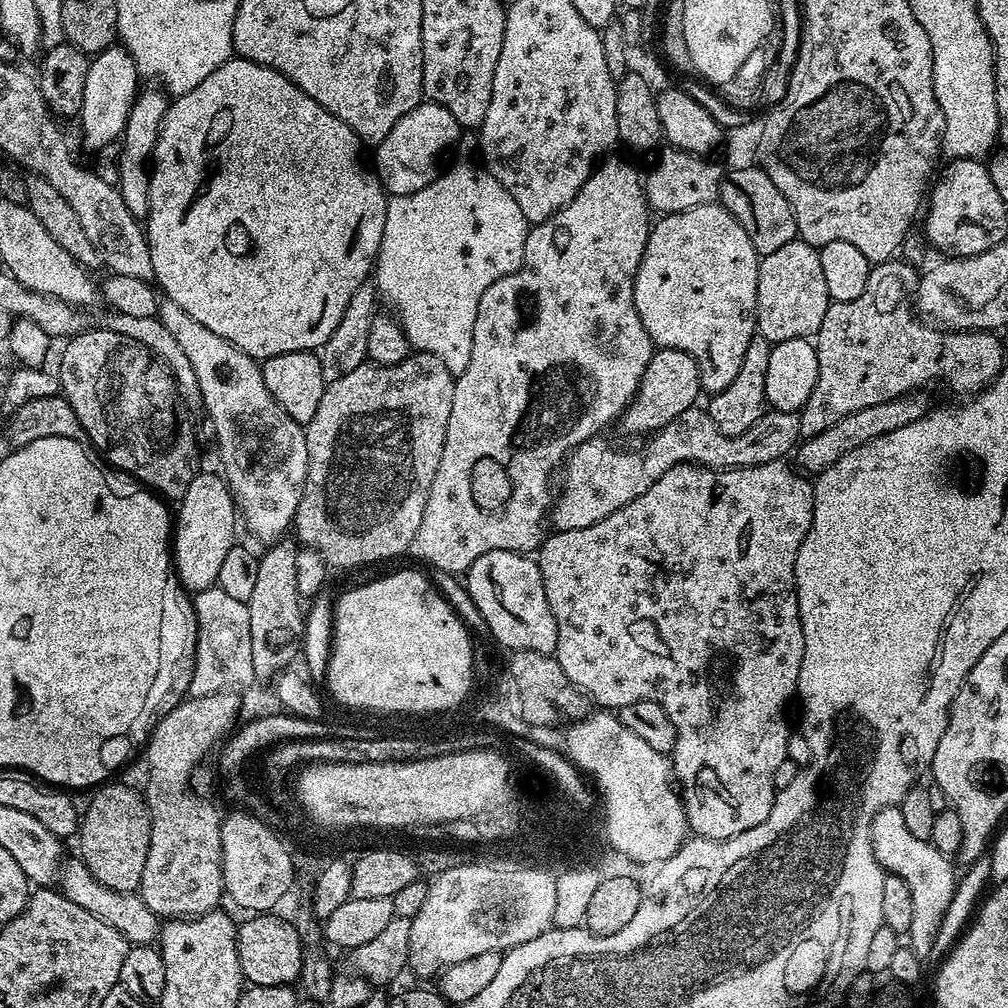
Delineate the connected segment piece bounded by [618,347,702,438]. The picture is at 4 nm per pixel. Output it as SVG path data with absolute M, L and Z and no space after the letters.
M657 347L650 358L650 366L646 366L646 374L640 379L635 400L620 416L618 428L628 436L647 437L674 422L682 410L693 407L699 401L696 400L699 396L702 396L702 389L694 358L682 350Z

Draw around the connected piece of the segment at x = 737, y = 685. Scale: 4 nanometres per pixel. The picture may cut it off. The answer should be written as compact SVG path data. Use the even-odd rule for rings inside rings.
M784 460L766 462L749 468L706 468L703 464L676 464L646 494L626 502L622 510L606 514L602 522L586 526L582 530L553 531L538 549L538 563L542 574L542 586L546 586L546 602L550 602L550 614L558 626L558 642L555 657L566 670L566 678L580 689L589 701L596 700L601 709L618 710L630 706L630 702L658 702L676 727L676 745L670 759L680 799L684 801L684 813L689 829L705 840L734 838L758 822L770 818L770 810L776 801L774 770L788 758L788 739L793 729L788 729L788 707L794 704L800 686L800 667L804 653L804 635L798 610L798 594L794 566L798 558L798 546L810 530L814 518L814 484L805 473Z

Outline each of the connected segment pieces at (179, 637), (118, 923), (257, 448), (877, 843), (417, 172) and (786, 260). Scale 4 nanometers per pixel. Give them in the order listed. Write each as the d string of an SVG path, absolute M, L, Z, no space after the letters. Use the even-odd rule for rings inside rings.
M171 543L164 548L164 588L160 592L160 649L156 652L156 672L152 672L152 684L148 684L148 692L144 692L144 704L140 704L140 712L132 719L132 724L120 732L120 736L112 736L112 741L106 742L100 751L100 760L104 764L111 764L113 769L120 770L120 767L135 754L136 748L143 749L148 743L148 737L152 735L152 729L157 722L174 706L188 696L190 678L194 674L194 662L196 661L196 647L198 646L198 622L196 621L196 605L193 597L189 595L174 567L174 548Z
M73 858L67 864L68 861L59 869L58 888L66 898L70 898L70 902L74 902L82 910L90 910L90 914L94 914L94 918L102 918L106 926L114 926L114 930L118 930L118 934L125 936L129 945L155 945L157 943L162 927L161 917L156 916L154 910L150 910L150 906L146 906L146 902L139 894L119 892L110 890L110 886L102 886L102 882L98 882L98 878L90 874L84 861L79 858Z
M164 298L159 301L158 315L162 326L170 330L170 334L186 350L186 358L190 358L190 366L194 366L194 374L198 374L198 386L204 399L203 411L208 411L212 419L212 430L216 434L216 448L220 451L220 468L232 501L236 503L239 519L248 527L248 532L264 546L271 546L285 535L284 532L293 527L298 510L298 502L304 497L306 474L308 473L308 455L306 454L306 438L304 428L274 402L270 390L266 390L266 382L260 373L261 365L247 356L238 346L226 342L226 338L218 338L214 330L202 326L195 318L190 318L182 306Z
M899 807L883 808L878 810L878 814L872 820L872 849L874 858L885 873L903 878L906 886L910 886L910 894L914 897L914 914L910 921L910 930L906 934L910 941L910 947L922 958L927 958L931 952L931 947L935 945L935 936L938 934L942 920L946 915L946 910L950 907L951 899L954 898L958 881L958 872L952 869L953 861L942 850L938 850L931 840L917 838L915 834L910 834L910 829L903 820Z
M422 102L410 110L410 114L402 114L398 122L382 142L375 145L376 164L374 171L389 197L402 194L414 194L414 190L422 190L422 186L430 186L441 171L440 155L462 135L460 124L446 110L446 106L438 106L431 102Z
M797 238L786 242L786 246L780 247L779 250L774 250L774 254L766 254L762 257L756 287L756 331L759 335L765 336L769 344L815 337L822 326L822 318L826 318L829 303L826 277L822 275L820 253L811 244Z

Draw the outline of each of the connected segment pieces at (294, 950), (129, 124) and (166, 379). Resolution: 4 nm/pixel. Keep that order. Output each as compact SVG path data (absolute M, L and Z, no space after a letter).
M252 914L245 924L241 923L236 930L238 962L249 985L289 986L295 985L302 970L304 947L298 938L298 930L291 919L283 920L277 914Z
M148 87L152 88L136 93L136 101L130 110L130 118L126 118L124 134L118 141L120 156L118 155L116 160L118 178L120 179L119 190L124 196L128 209L138 218L147 217L150 210L150 161L154 146L158 142L158 130L162 126L170 103L169 97L159 87Z
M91 327L87 332L78 333L69 339L62 357L59 391L74 406L74 414L78 414L78 422L82 422L93 449L101 448L114 467L129 472L133 481L141 480L145 489L172 502L183 498L190 482L201 471L200 448L190 433L180 432L182 401L176 392L176 379L145 344L105 328Z

